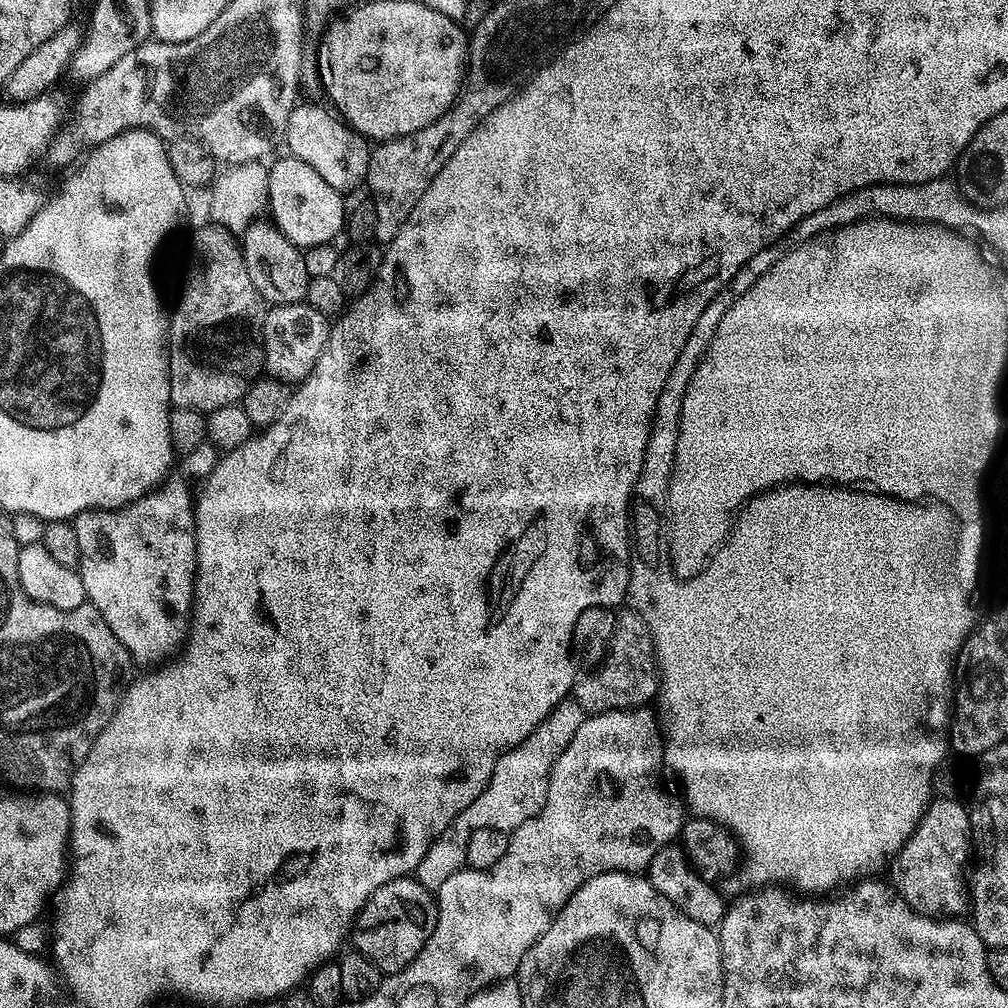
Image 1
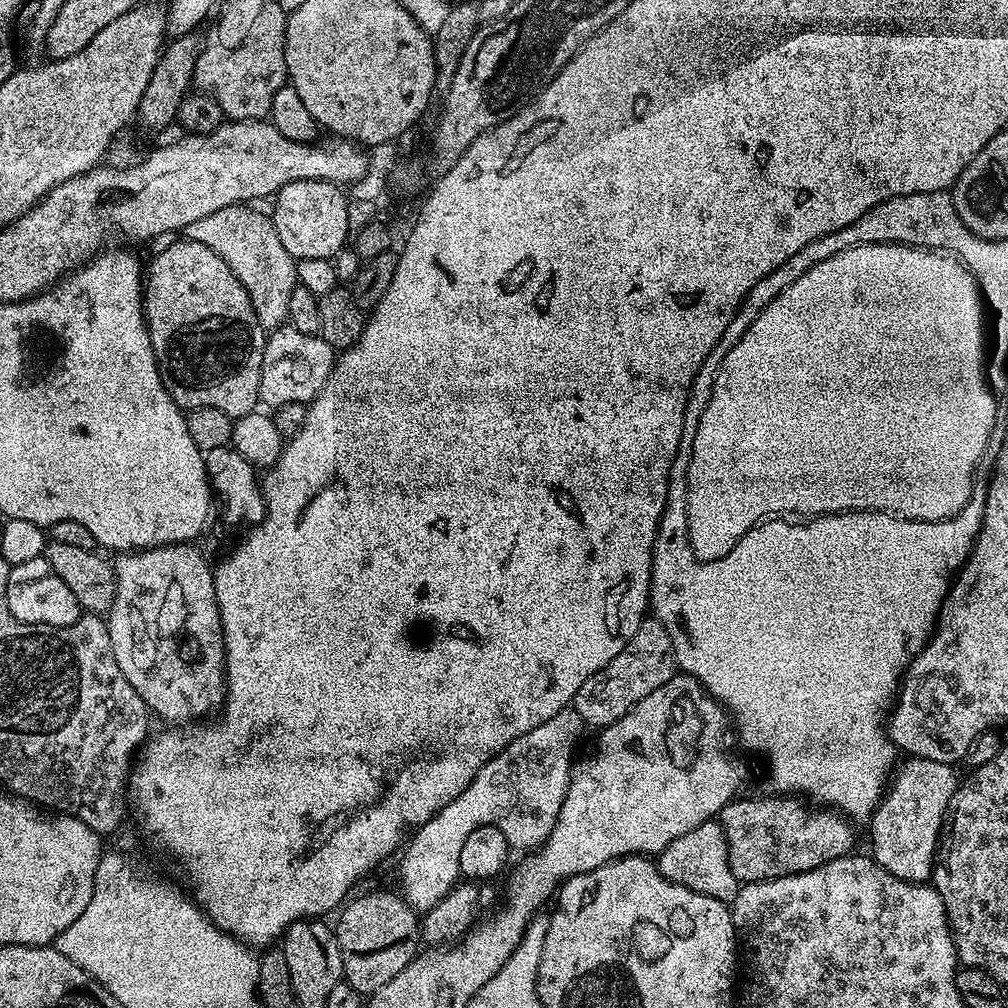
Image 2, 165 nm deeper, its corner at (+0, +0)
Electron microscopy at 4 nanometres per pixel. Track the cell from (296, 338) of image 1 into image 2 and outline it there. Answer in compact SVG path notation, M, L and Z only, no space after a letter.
M291 326L271 329L262 354L262 374L258 382L260 404L272 410L284 408L288 403L311 404L332 373L336 358L337 353L318 334L302 334L302 330Z

